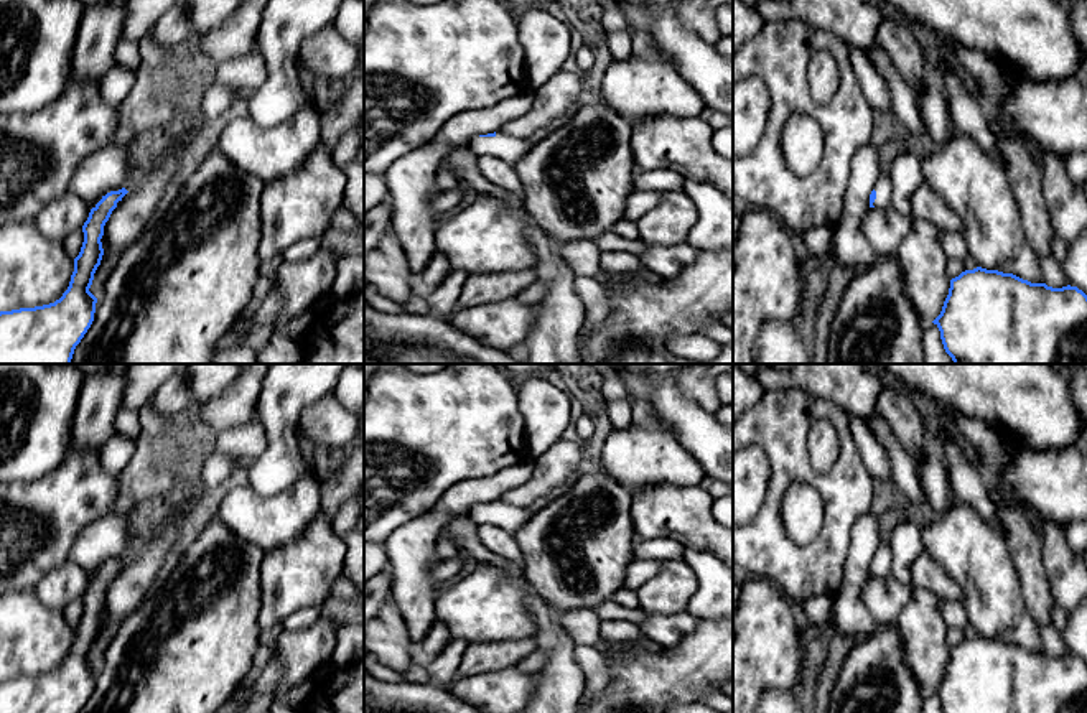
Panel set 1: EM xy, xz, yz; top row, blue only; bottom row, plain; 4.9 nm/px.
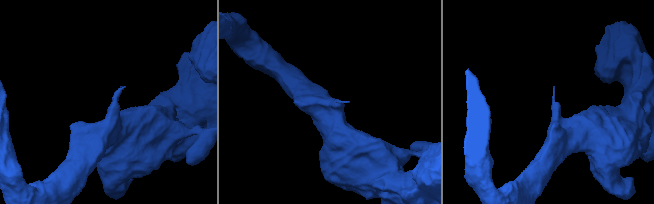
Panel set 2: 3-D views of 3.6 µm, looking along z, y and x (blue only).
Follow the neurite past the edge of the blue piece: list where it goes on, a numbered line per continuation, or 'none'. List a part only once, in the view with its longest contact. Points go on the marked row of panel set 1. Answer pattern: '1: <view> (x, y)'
1: xz (506, 147)

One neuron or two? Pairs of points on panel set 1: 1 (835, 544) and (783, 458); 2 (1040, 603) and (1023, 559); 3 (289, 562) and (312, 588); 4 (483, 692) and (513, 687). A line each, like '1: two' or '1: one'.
1: one
2: one
3: one
4: one

